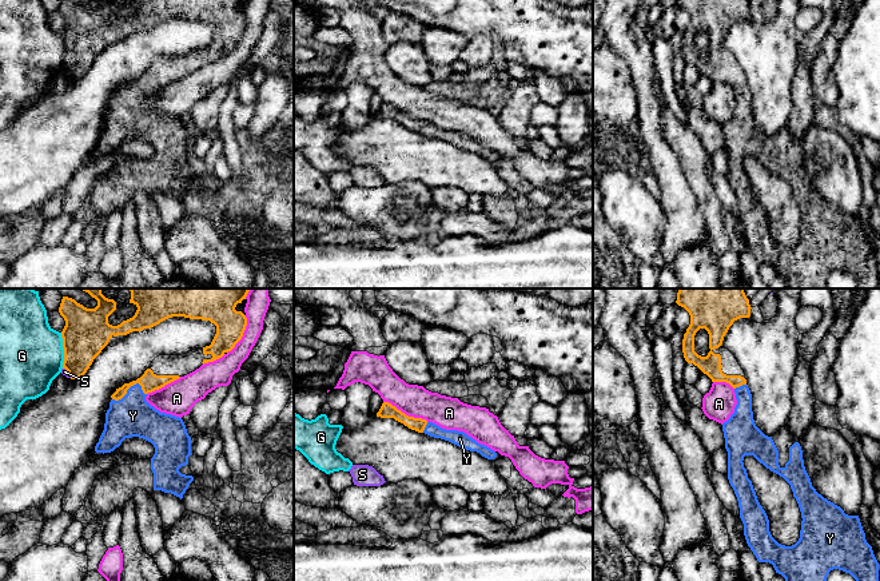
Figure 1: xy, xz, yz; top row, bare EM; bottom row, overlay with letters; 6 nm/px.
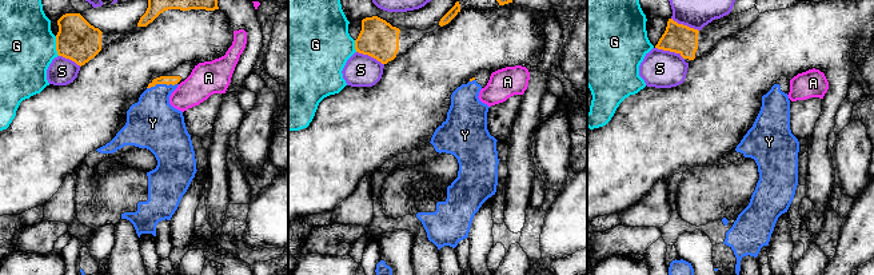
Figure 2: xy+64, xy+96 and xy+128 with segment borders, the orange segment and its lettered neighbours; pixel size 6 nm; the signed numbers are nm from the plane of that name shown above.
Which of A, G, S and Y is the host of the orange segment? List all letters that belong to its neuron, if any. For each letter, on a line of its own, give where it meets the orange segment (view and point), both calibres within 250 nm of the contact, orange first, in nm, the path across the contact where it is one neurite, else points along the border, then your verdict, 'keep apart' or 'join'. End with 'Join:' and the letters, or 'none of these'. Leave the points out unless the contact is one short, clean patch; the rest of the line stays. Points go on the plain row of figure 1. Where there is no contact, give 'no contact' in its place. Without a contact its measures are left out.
A: contact xz (405, 115); calibres 90 and 190 nm; keep apart
G: contact xy (64, 51); calibres 280 and 380 nm; border xy (60, 34), (63, 68); keep apart
S: contact xy (68, 74); calibres 280 and 40 nm; keep apart
Y: contact xy (130, 87); calibres 120 and 240 nm; join
Join: Y

